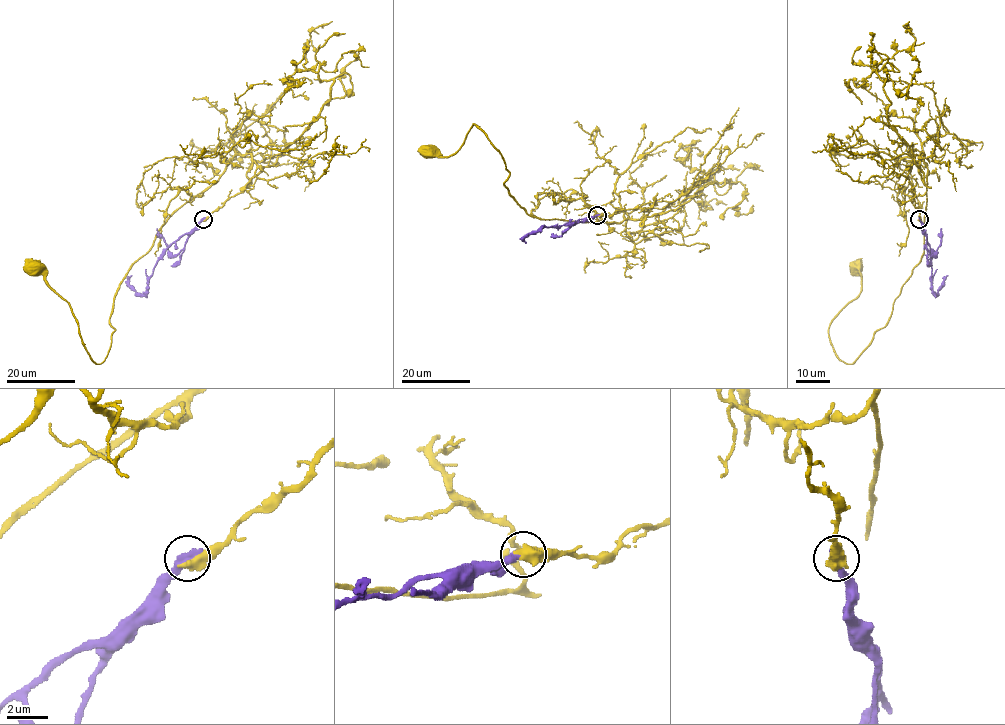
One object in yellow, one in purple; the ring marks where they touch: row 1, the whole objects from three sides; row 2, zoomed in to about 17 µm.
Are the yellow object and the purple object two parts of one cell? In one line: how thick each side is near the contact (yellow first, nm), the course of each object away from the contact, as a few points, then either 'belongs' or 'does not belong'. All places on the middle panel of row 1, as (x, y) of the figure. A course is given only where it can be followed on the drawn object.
650 nm thick on the yellow side, 380 nm on the other; yellow runs (597, 215), (651, 205), (620, 223), (539, 219), (511, 196), (505, 161), (477, 126), (450, 156), (428, 150); purple runs (597, 215), (559, 226), (541, 227), (523, 239), (526, 243); does not belong

